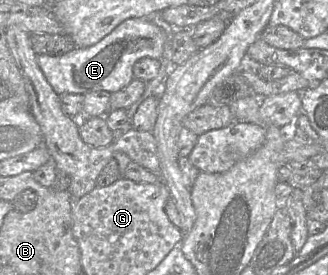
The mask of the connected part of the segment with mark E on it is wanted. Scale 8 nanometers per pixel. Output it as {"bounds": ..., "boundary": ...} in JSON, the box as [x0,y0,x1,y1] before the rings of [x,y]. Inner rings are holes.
{"bounds":[37,18,167,95],"boundary":[[[129,18],[91,47],[76,47],[59,56],[37,55],[37,62],[58,95],[86,95],[94,91],[114,93],[134,79],[133,66],[137,61],[143,58],[161,59],[167,38],[162,28],[146,18]]]}

